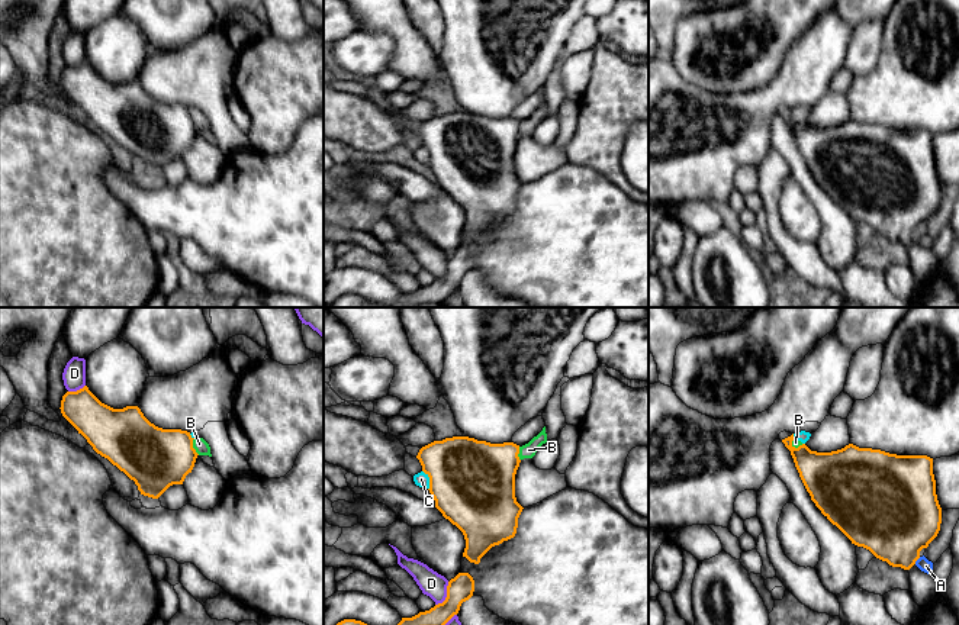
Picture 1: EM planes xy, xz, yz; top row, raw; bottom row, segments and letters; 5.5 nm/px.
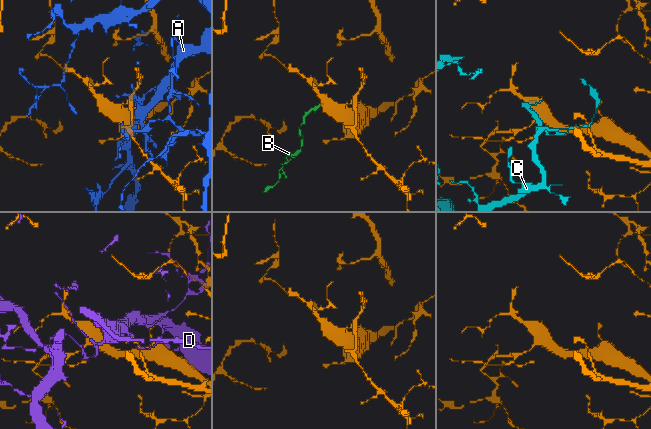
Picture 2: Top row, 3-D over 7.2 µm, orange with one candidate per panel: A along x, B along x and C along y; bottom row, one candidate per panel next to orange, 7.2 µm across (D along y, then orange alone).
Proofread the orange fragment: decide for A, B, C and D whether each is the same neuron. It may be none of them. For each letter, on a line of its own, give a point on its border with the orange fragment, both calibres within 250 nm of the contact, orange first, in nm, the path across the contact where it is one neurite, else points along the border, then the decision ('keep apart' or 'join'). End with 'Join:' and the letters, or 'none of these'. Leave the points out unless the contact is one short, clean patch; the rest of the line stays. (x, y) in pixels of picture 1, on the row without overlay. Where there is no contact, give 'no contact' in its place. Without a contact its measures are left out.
A: contact yz (917, 234); calibres 440 and 70 nm; keep apart
B: contact xy (192, 122); calibres 340 and 80 nm; border xy (193, 113), (193, 122), (199, 129); keep apart
C: contact xz (430, 155); calibres 460 and 80 nm; keep apart
D: contact xz (447, 270); calibres 140 and 140 nm; keep apart
Join: none of these

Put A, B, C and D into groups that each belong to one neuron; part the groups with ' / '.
A / B C / D

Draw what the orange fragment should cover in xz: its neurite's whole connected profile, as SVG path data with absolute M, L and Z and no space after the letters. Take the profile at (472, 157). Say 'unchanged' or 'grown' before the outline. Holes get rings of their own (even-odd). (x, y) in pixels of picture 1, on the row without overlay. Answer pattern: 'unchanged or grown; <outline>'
unchanged; M453 112L422 122L416 131L429 152L435 183L464 210L463 232L479 239L495 220L515 212L522 181L515 173L515 149L519 142L519 120L490 119L469 112Z

